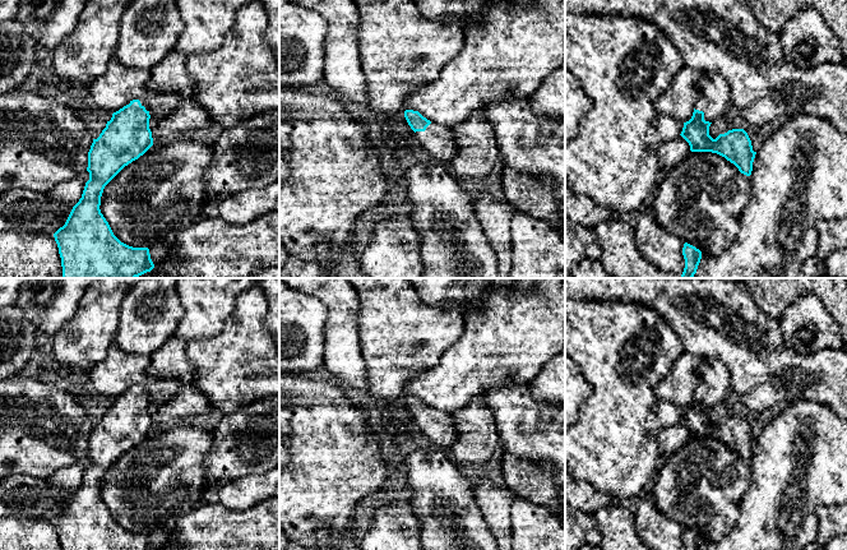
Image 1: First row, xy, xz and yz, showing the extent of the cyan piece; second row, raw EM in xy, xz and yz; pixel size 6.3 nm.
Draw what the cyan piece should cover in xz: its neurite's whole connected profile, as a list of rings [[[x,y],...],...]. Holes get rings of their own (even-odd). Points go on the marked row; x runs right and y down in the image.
[[[406,110],[404,117],[415,131],[413,138],[418,145],[426,149],[432,158],[450,163],[457,153],[452,129],[438,125],[413,110]]]

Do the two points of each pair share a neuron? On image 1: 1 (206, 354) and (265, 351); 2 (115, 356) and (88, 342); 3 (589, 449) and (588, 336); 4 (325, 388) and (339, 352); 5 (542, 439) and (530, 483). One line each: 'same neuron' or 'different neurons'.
1: same neuron
2: different neurons
3: same neuron
4: different neurons
5: different neurons

